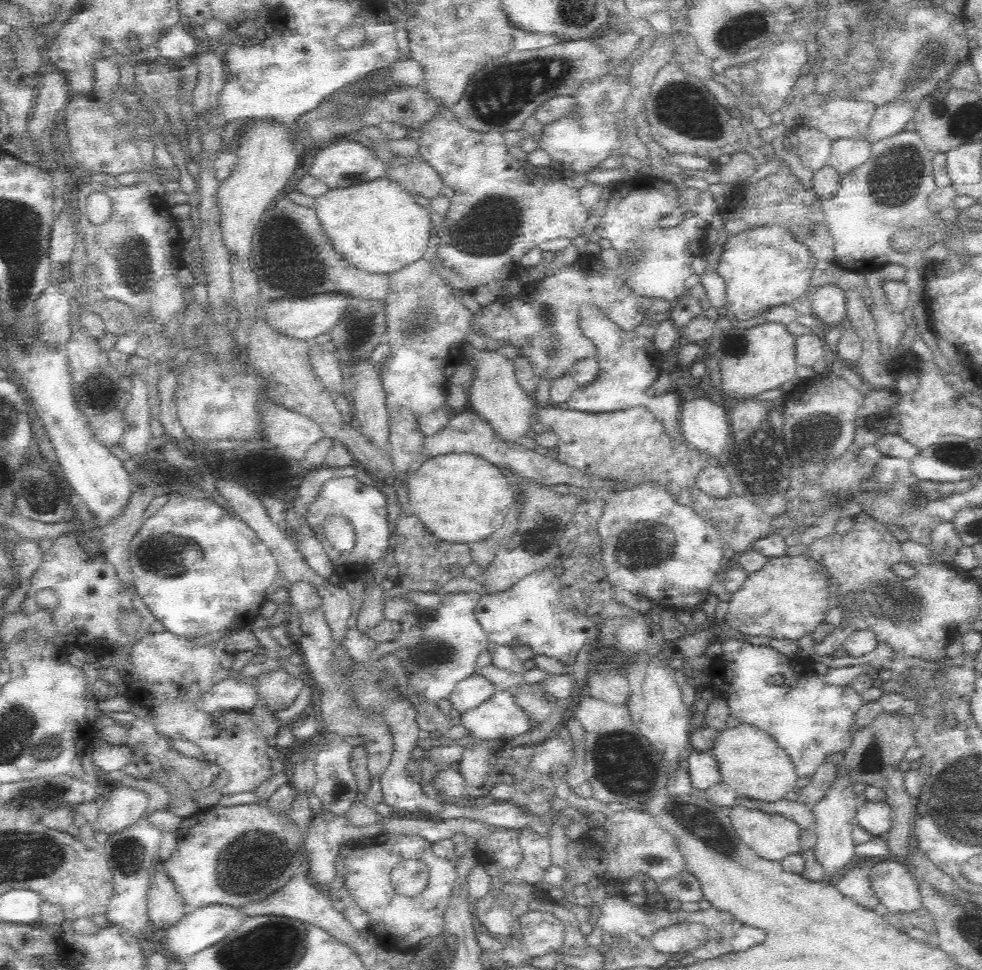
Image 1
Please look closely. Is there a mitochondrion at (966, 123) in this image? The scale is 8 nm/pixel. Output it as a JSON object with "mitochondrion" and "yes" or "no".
{"mitochondrion":"yes"}

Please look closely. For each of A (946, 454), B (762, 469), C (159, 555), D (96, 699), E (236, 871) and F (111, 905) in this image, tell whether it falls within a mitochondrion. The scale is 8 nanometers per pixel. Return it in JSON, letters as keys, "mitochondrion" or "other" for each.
{"A":"mitochondrion","B":"mitochondrion","C":"mitochondrion","D":"other","E":"mitochondrion","F":"other"}

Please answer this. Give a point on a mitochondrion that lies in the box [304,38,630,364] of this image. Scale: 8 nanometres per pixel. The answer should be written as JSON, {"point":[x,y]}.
{"point":[502,95]}

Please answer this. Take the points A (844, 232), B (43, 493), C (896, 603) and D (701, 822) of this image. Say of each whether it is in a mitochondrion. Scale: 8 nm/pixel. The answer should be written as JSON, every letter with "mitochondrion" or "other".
{"A":"other","B":"mitochondrion","C":"mitochondrion","D":"mitochondrion"}

